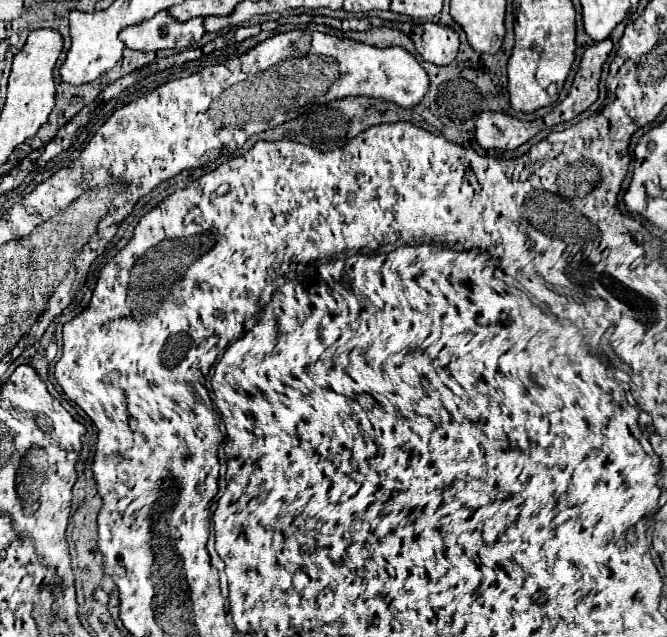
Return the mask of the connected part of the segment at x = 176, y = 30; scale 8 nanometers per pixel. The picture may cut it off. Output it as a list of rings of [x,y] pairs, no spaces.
[[[160,11],[156,17],[120,31],[120,39],[130,49],[160,51],[160,49],[184,49],[200,41],[204,33],[206,33],[204,17],[194,17],[182,23],[170,17],[168,11]]]

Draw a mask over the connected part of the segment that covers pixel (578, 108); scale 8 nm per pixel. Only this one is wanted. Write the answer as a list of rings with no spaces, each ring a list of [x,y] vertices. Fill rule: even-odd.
[[[604,39],[584,51],[568,97],[560,105],[556,105],[552,111],[552,125],[574,119],[596,101],[602,65],[610,51],[612,51],[610,39]]]

